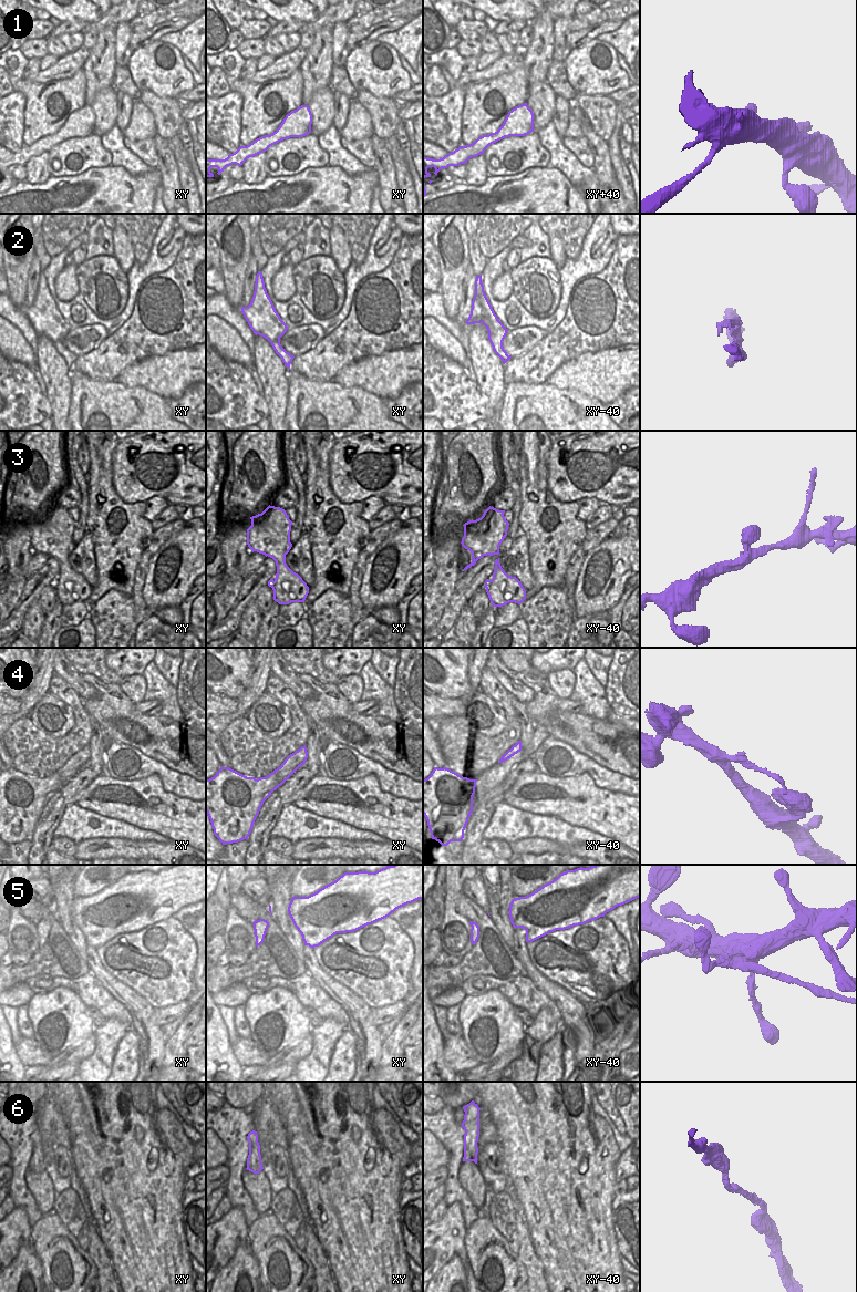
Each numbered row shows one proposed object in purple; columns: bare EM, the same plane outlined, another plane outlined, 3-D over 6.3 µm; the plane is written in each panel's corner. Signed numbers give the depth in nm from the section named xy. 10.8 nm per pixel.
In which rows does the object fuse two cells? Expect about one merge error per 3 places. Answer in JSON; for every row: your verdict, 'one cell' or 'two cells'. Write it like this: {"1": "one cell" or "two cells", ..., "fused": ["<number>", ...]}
{"1": "one cell", "2": "one cell", "3": "one cell", "4": "two cells", "5": "two cells", "6": "one cell", "fused": ["4", "5"]}

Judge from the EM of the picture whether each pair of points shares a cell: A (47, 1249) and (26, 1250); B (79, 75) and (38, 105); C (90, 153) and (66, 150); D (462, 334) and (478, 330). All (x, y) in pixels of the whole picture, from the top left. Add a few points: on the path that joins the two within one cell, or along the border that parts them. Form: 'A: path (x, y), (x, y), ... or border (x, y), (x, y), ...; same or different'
A: border (30, 1242), (40, 1261), (43, 1274); different
B: path (69, 85), (64, 90), (55, 90), (47, 95); same
C: path (84, 152), (82, 150), (72, 150); same
D: border (467, 332), (468, 355); different

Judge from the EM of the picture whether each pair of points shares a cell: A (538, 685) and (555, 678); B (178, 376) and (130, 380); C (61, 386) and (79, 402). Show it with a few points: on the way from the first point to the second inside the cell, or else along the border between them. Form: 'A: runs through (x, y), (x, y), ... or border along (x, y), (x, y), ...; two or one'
A: border along (546, 676), (549, 686), (558, 698); two
B: runs through (166, 376), (142, 376); one
C: border along (73, 370), (71, 375), (69, 416), (66, 419); two

